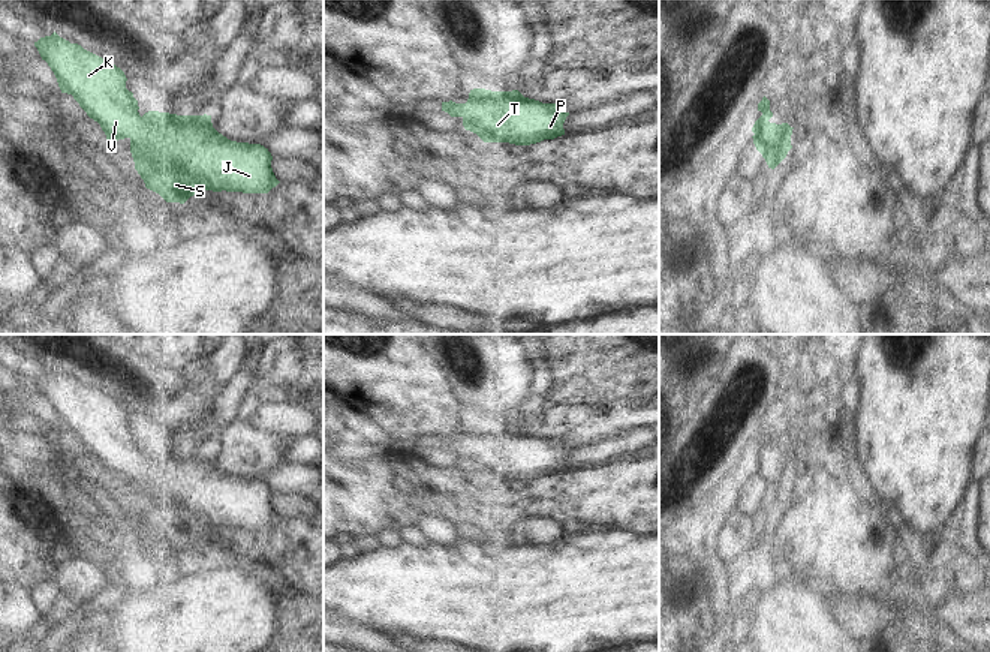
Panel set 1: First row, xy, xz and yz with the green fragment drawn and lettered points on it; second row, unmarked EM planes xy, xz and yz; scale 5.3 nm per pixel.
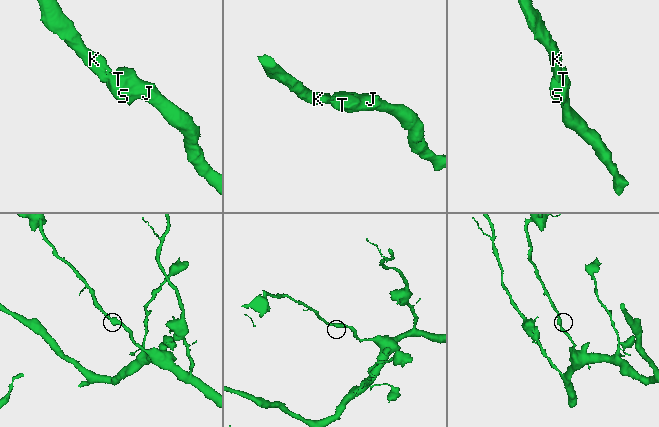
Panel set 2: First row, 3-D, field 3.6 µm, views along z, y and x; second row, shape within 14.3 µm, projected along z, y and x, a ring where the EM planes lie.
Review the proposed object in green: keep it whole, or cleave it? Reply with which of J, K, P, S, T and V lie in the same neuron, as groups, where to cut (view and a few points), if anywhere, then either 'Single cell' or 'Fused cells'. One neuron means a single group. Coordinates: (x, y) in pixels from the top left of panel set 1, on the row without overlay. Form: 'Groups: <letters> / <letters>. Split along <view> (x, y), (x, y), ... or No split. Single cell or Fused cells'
Groups: J K P S T V. No split. Single cell

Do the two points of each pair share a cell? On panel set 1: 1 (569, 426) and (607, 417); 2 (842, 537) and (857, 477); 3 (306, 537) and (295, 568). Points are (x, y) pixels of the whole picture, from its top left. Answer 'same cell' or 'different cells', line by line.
1: same cell
2: same cell
3: same cell

